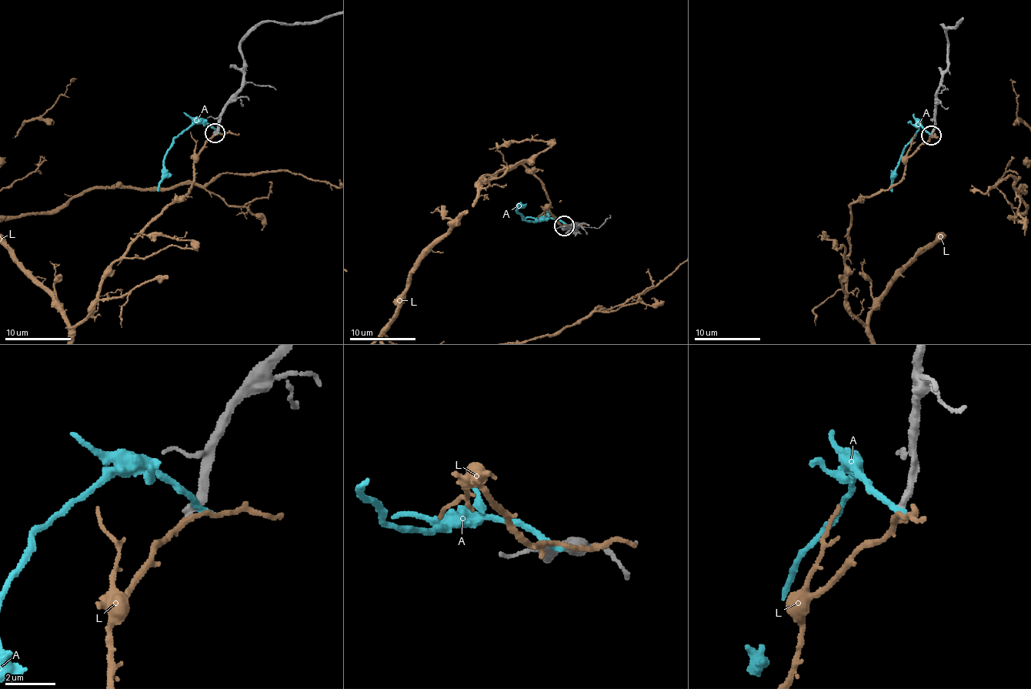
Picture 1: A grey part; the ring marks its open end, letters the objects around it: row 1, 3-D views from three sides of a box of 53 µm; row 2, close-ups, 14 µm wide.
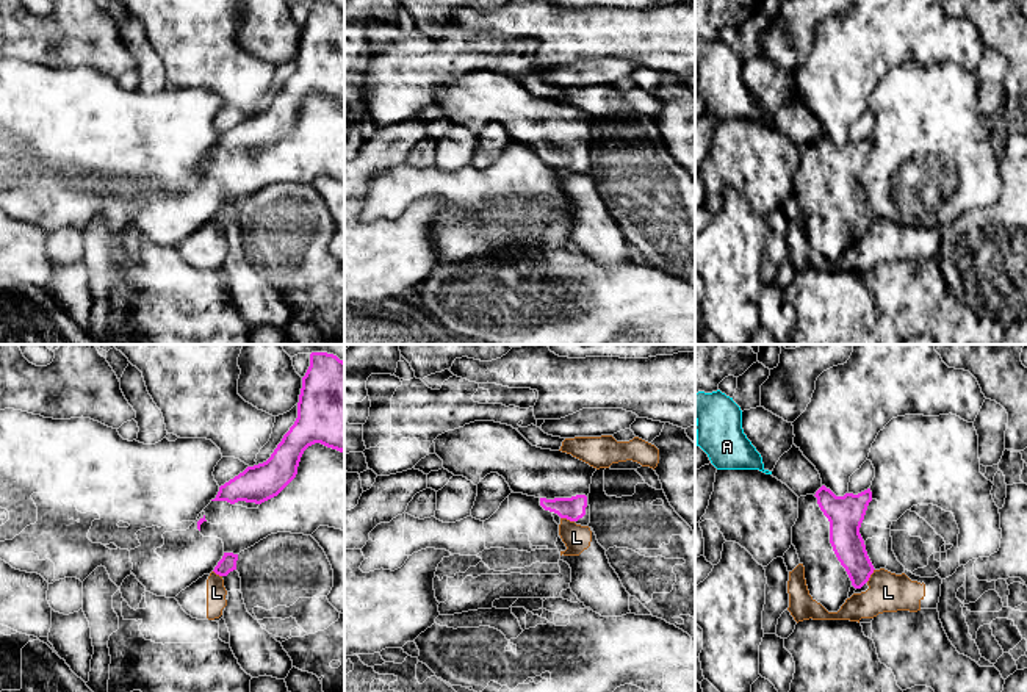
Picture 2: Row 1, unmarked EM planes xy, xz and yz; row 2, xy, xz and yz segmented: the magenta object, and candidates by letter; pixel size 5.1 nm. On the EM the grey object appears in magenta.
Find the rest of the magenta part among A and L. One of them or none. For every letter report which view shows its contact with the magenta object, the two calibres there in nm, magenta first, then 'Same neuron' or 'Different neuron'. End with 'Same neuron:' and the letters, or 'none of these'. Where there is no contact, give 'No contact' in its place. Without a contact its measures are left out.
A: No contact. Different neuron
L: Touches magenta in xz. Thickness 120 nm (magenta) against 140 nm. Different neuron
Same neuron: none of these

